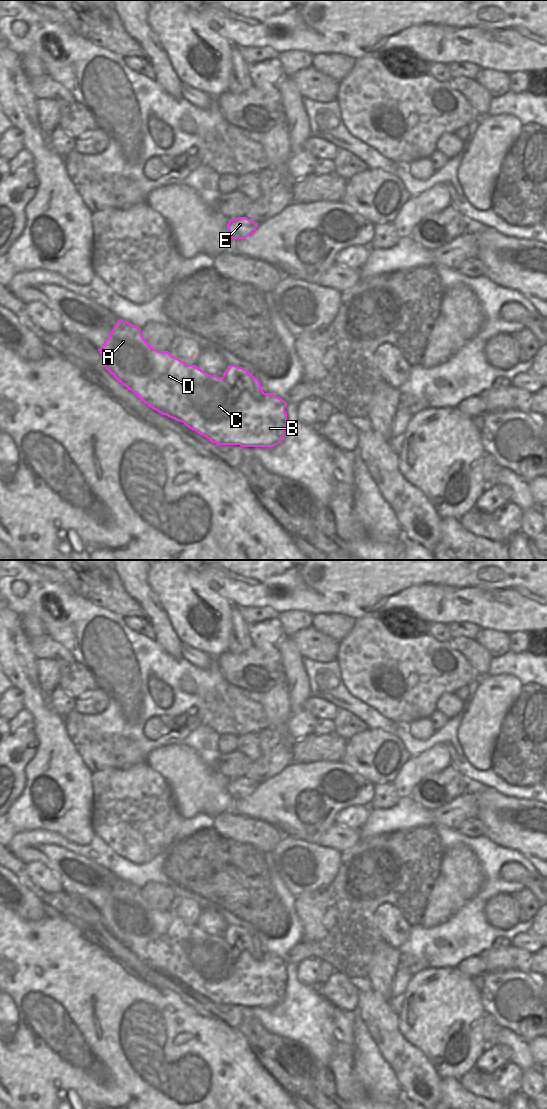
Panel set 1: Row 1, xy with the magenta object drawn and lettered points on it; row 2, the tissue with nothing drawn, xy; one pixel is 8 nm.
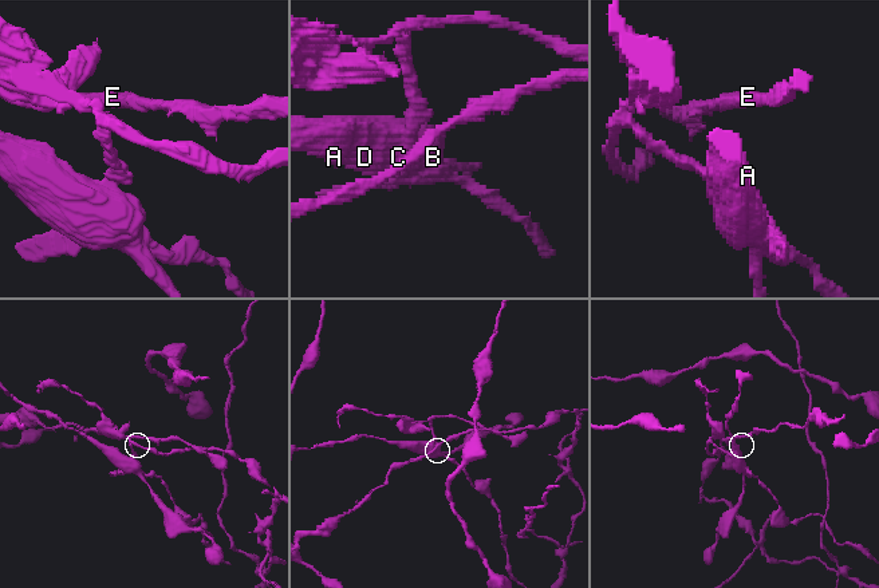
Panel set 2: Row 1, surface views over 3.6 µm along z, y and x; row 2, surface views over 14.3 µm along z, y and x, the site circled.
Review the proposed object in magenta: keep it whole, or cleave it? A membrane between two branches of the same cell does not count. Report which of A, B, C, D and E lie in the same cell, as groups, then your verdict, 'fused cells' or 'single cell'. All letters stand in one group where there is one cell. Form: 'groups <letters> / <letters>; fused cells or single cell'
groups A B C D / E; fused cells

